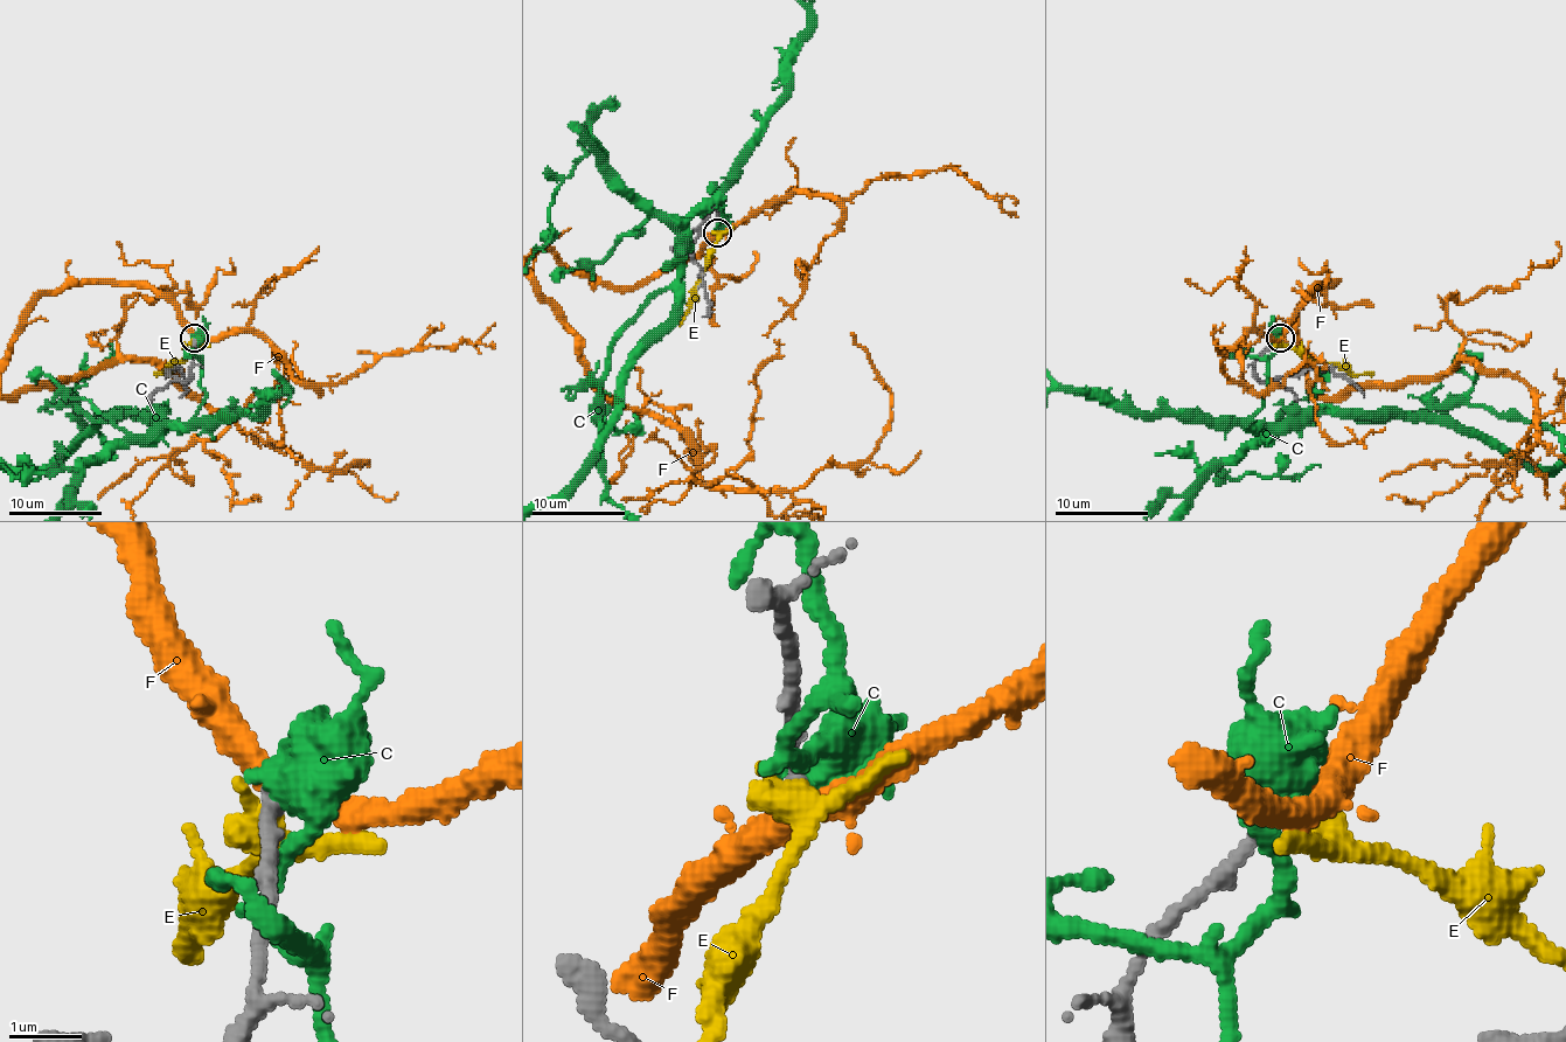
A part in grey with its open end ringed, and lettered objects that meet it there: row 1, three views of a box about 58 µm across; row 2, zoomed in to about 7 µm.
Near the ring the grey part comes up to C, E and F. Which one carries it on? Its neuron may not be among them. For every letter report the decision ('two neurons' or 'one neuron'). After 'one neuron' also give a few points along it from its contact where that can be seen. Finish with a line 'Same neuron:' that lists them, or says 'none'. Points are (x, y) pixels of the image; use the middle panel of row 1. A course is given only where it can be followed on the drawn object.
C: two neurons
E: two neurons
F: one neuron
Same neuron: F

